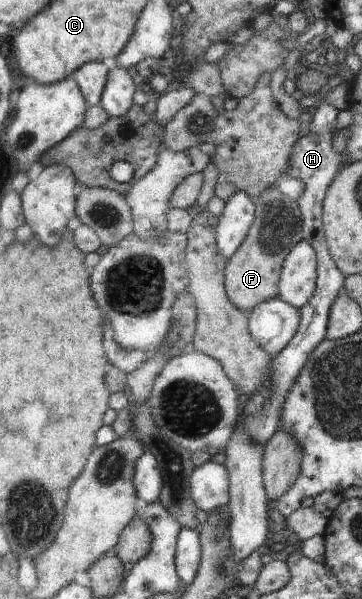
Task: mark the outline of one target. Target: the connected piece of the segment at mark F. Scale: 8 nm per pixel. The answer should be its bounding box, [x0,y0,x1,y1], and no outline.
[225,188,303,312]

